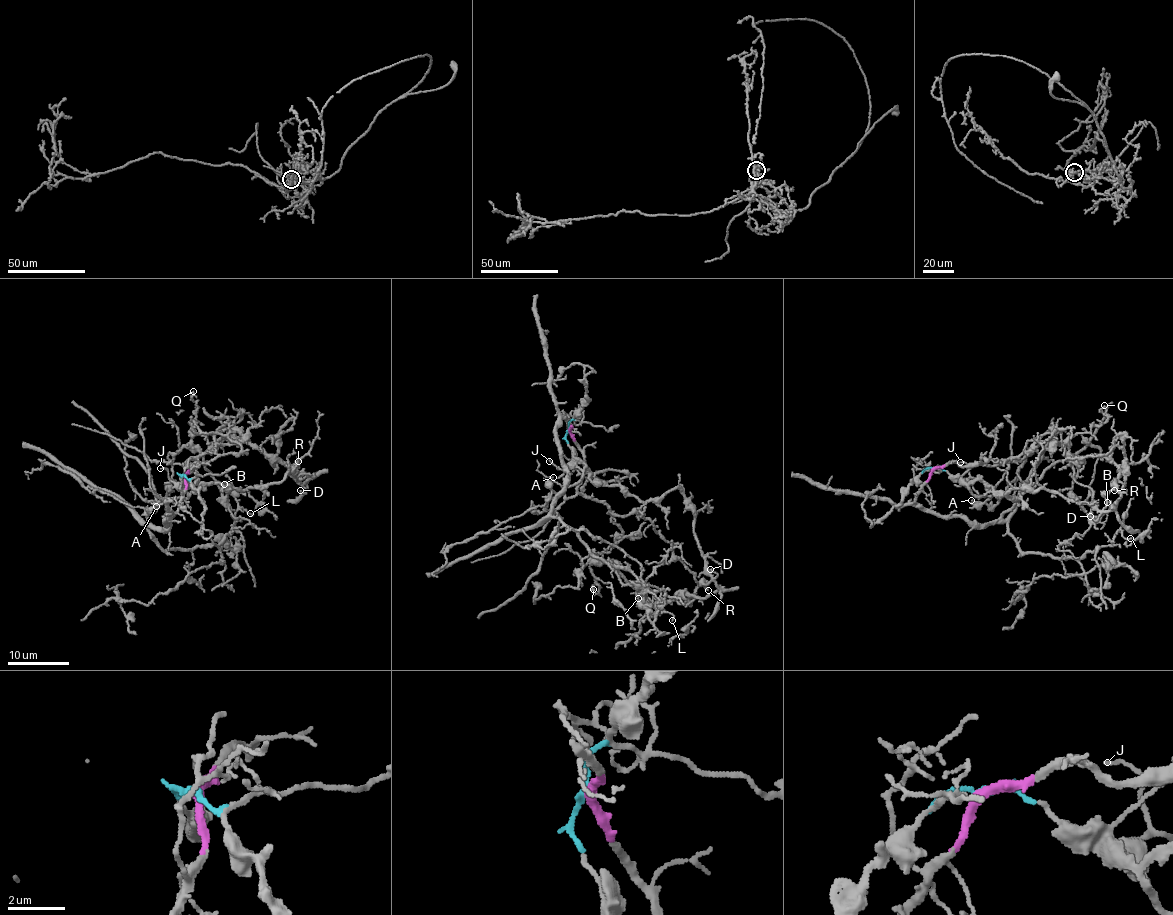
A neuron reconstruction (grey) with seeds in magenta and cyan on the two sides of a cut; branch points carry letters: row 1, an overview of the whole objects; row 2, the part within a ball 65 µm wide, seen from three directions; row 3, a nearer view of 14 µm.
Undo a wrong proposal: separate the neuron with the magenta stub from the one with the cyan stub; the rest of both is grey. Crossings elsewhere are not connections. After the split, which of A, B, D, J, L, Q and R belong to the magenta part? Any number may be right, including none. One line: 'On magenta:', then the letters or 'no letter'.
On magenta: L

